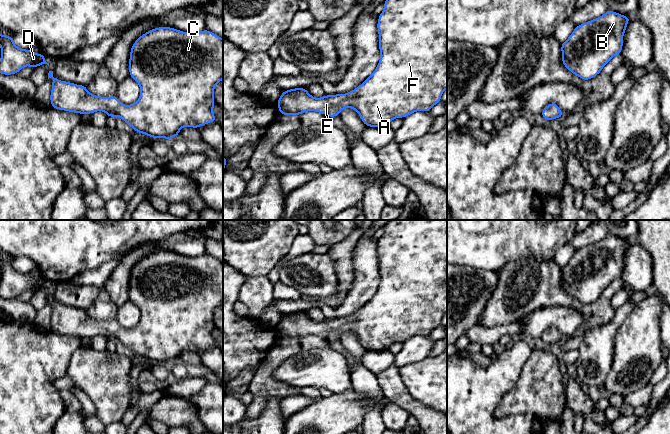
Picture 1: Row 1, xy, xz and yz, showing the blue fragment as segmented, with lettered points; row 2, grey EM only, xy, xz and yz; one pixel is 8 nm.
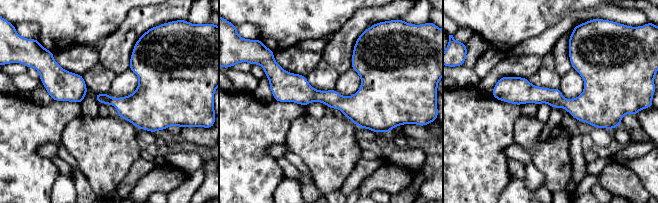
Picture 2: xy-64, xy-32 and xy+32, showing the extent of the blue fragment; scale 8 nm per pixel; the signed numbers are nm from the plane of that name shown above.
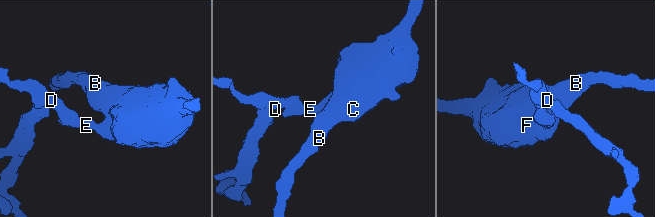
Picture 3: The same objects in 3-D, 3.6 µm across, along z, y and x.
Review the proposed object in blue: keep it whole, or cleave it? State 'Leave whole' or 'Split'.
Leave whole

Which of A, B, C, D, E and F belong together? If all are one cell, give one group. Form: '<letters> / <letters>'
A B C D E F

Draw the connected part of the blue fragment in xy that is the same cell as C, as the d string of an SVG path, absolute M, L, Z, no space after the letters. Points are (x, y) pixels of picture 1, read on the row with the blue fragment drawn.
M172 27L151 29L133 43L128 69L130 77L140 86L139 99L133 104L122 104L116 95L110 97L93 95L85 85L58 80L53 77L53 71L49 71L48 79L53 79L50 93L51 107L78 114L92 114L103 111L108 117L119 116L137 133L148 135L150 138L168 140L178 136L184 126L198 129L207 123L217 122L213 113L213 107L216 103L214 88L218 82L223 80L223 39L213 32L205 29L198 33L188 33Z

